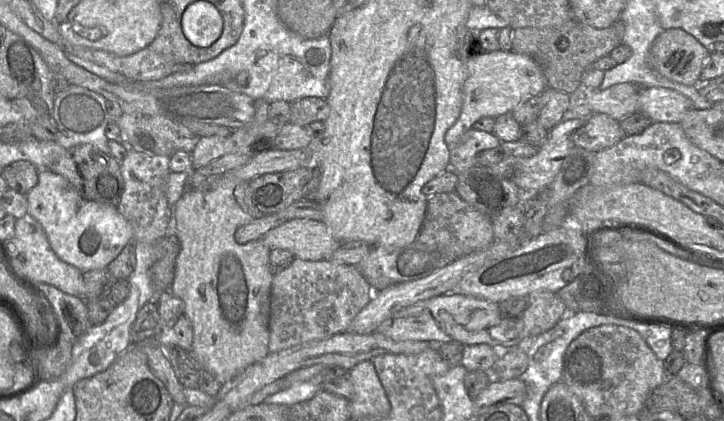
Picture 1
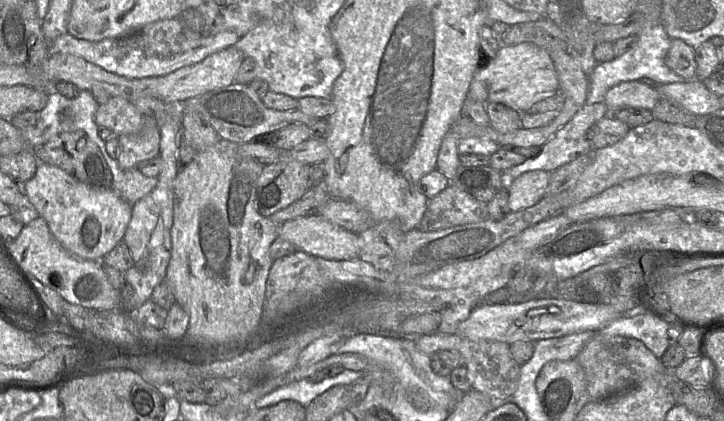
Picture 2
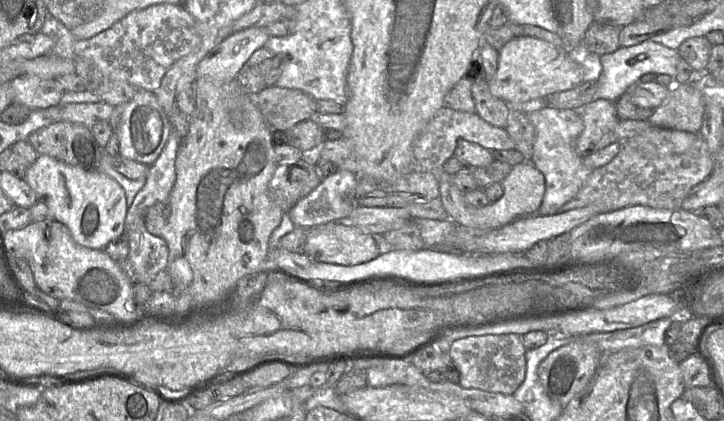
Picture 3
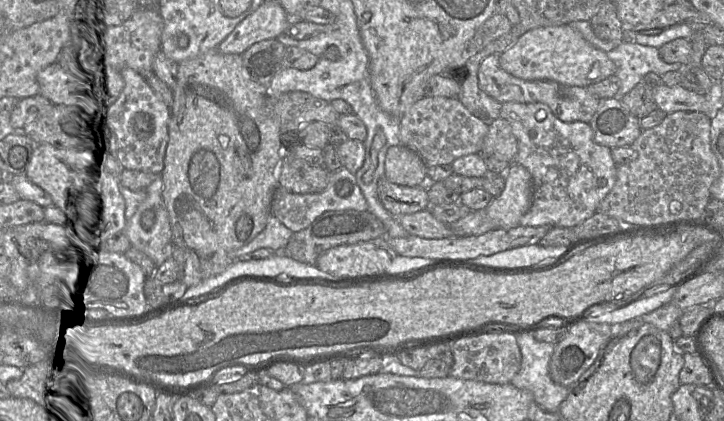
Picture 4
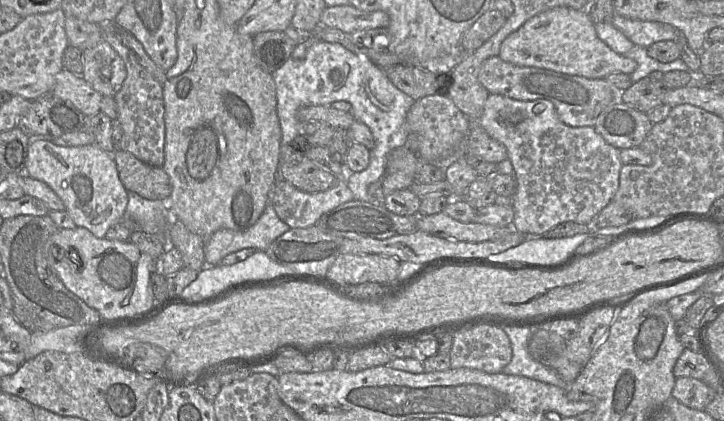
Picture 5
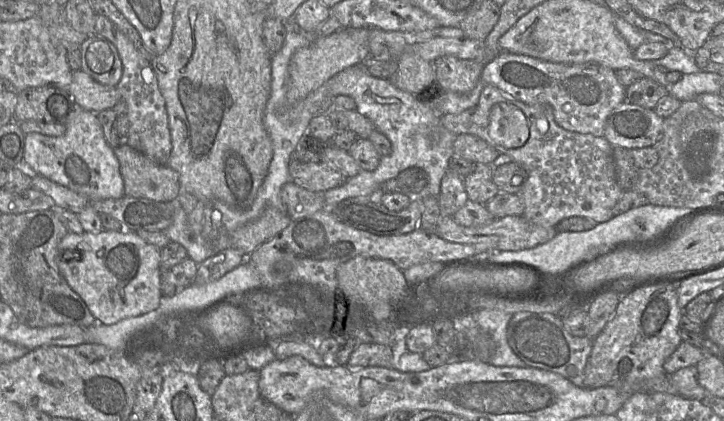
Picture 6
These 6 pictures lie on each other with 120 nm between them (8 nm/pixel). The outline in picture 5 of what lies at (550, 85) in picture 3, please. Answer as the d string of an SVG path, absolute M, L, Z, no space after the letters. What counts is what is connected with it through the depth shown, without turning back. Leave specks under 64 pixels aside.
M560 6L528 19L501 44L498 55L516 66L537 67L589 79L606 78L612 73L632 74L637 63L610 49L596 34L590 13Z

